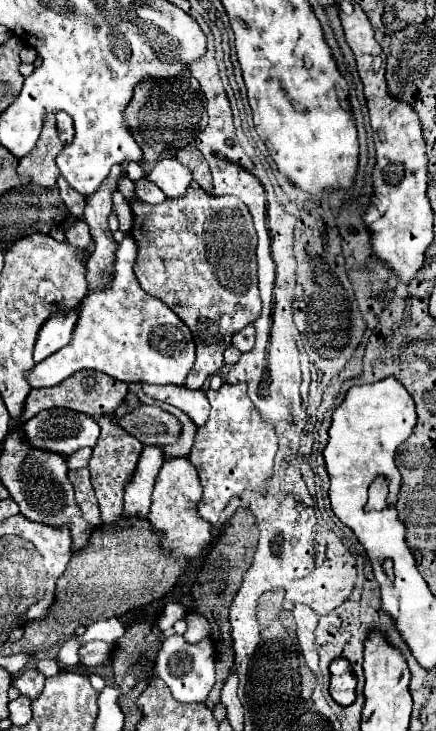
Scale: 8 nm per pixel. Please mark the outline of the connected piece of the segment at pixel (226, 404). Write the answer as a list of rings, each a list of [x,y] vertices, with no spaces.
[[[224,382],[218,390],[206,390],[206,398],[212,410],[208,422],[196,432],[188,460],[196,466],[200,482],[204,486],[204,496],[198,504],[198,514],[210,524],[216,524],[220,512],[228,506],[232,496],[240,496],[246,490],[266,494],[268,478],[272,478],[278,440],[272,424],[268,424],[260,416],[260,412],[248,398],[244,382]]]

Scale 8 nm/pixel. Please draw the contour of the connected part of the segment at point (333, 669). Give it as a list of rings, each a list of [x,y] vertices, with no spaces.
[[[344,658],[330,664],[330,696],[340,706],[350,706],[356,698],[356,676],[350,662]]]

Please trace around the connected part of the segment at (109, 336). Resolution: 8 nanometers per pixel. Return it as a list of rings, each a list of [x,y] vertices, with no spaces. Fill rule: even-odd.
[[[126,236],[116,246],[110,286],[104,290],[88,292],[80,304],[80,312],[78,308],[70,310],[68,314],[56,312],[48,322],[44,322],[34,346],[34,362],[40,364],[36,364],[28,372],[28,382],[32,382],[30,386],[34,388],[58,386],[64,378],[68,378],[78,370],[100,370],[126,384],[182,386],[186,382],[186,374],[196,358],[192,334],[188,326],[162,300],[148,296],[140,288],[134,274],[136,250],[138,248],[134,240]]]

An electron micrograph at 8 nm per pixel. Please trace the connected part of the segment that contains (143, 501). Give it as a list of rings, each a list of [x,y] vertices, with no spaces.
[[[144,446],[138,466],[124,488],[124,514],[146,518],[150,510],[150,496],[158,470],[164,464],[164,454],[158,446]]]

